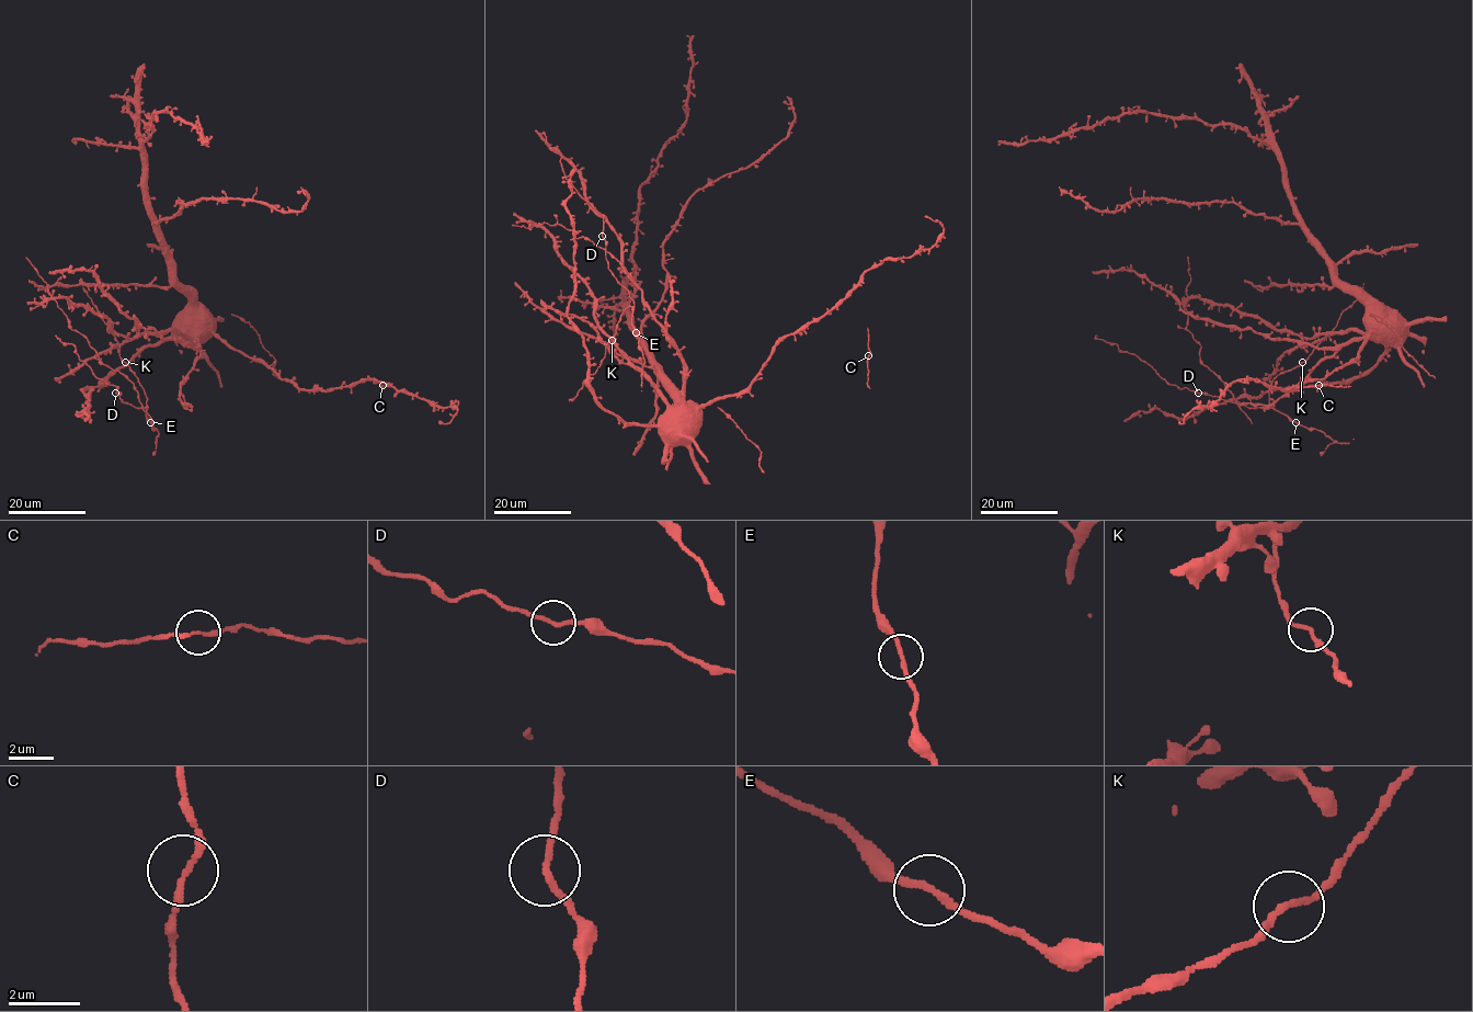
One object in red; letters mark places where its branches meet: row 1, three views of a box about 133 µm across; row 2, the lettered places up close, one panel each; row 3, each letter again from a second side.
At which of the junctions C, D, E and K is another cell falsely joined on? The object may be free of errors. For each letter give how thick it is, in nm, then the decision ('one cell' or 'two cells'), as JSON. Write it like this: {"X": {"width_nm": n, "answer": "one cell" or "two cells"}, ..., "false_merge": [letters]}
{"C": {"width_nm": 180, "answer": "one cell"}, "D": {"width_nm": 160, "answer": "one cell"}, "E": {"width_nm": 190, "answer": "one cell"}, "K": {"width_nm": 180, "answer": "one cell"}, "false_merge": []}

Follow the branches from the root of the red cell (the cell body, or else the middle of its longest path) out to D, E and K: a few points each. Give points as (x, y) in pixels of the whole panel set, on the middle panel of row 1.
D: (672, 414), (666, 398), (602, 341), (605, 347), (620, 316), (634, 306), (629, 293), (608, 269), (602, 236)
E: (672, 414), (666, 398), (602, 341), (605, 347), (629, 306), (632, 306), (631, 326), (637, 333)
K: (672, 414), (666, 398), (638, 371), (621, 363), (605, 347), (612, 340)

